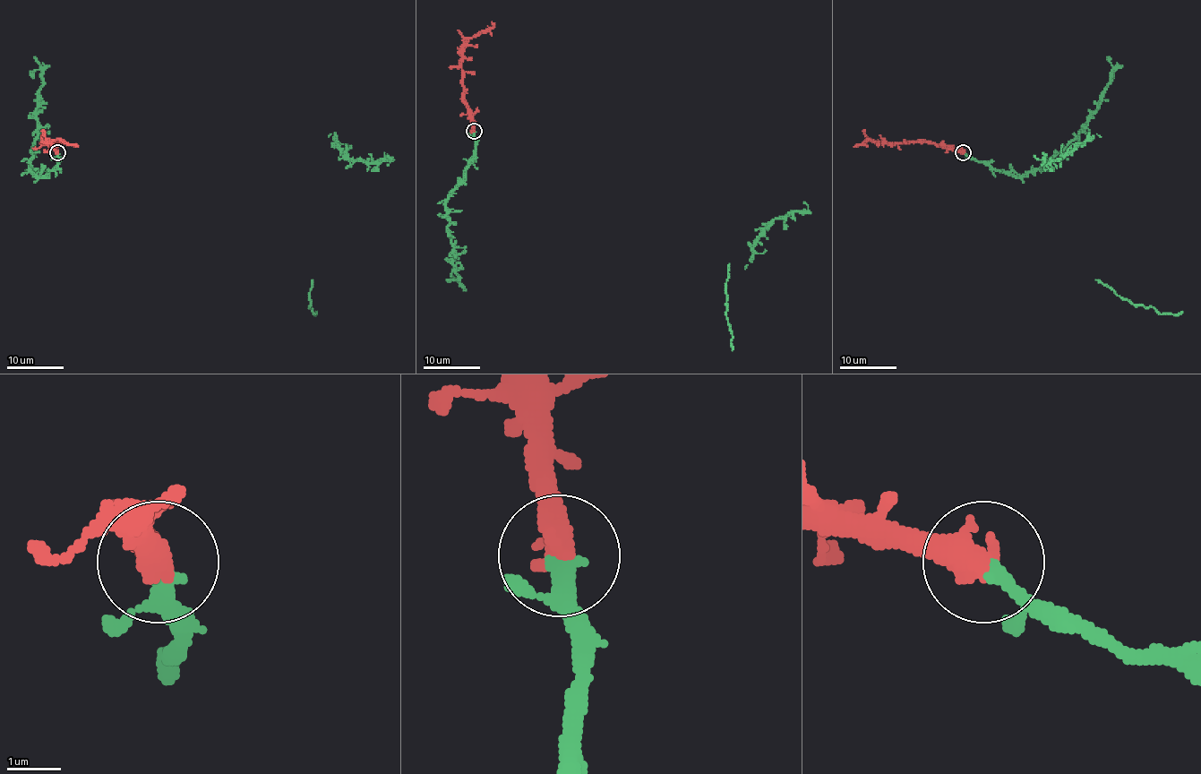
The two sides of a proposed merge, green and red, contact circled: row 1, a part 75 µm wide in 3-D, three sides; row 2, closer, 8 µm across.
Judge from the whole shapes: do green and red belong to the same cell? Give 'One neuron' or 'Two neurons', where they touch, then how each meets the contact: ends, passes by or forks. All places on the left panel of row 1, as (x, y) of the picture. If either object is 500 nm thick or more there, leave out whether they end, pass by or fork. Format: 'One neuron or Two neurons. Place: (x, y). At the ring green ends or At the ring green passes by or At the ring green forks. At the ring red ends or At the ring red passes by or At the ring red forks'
One neuron. Place: (57, 152)

